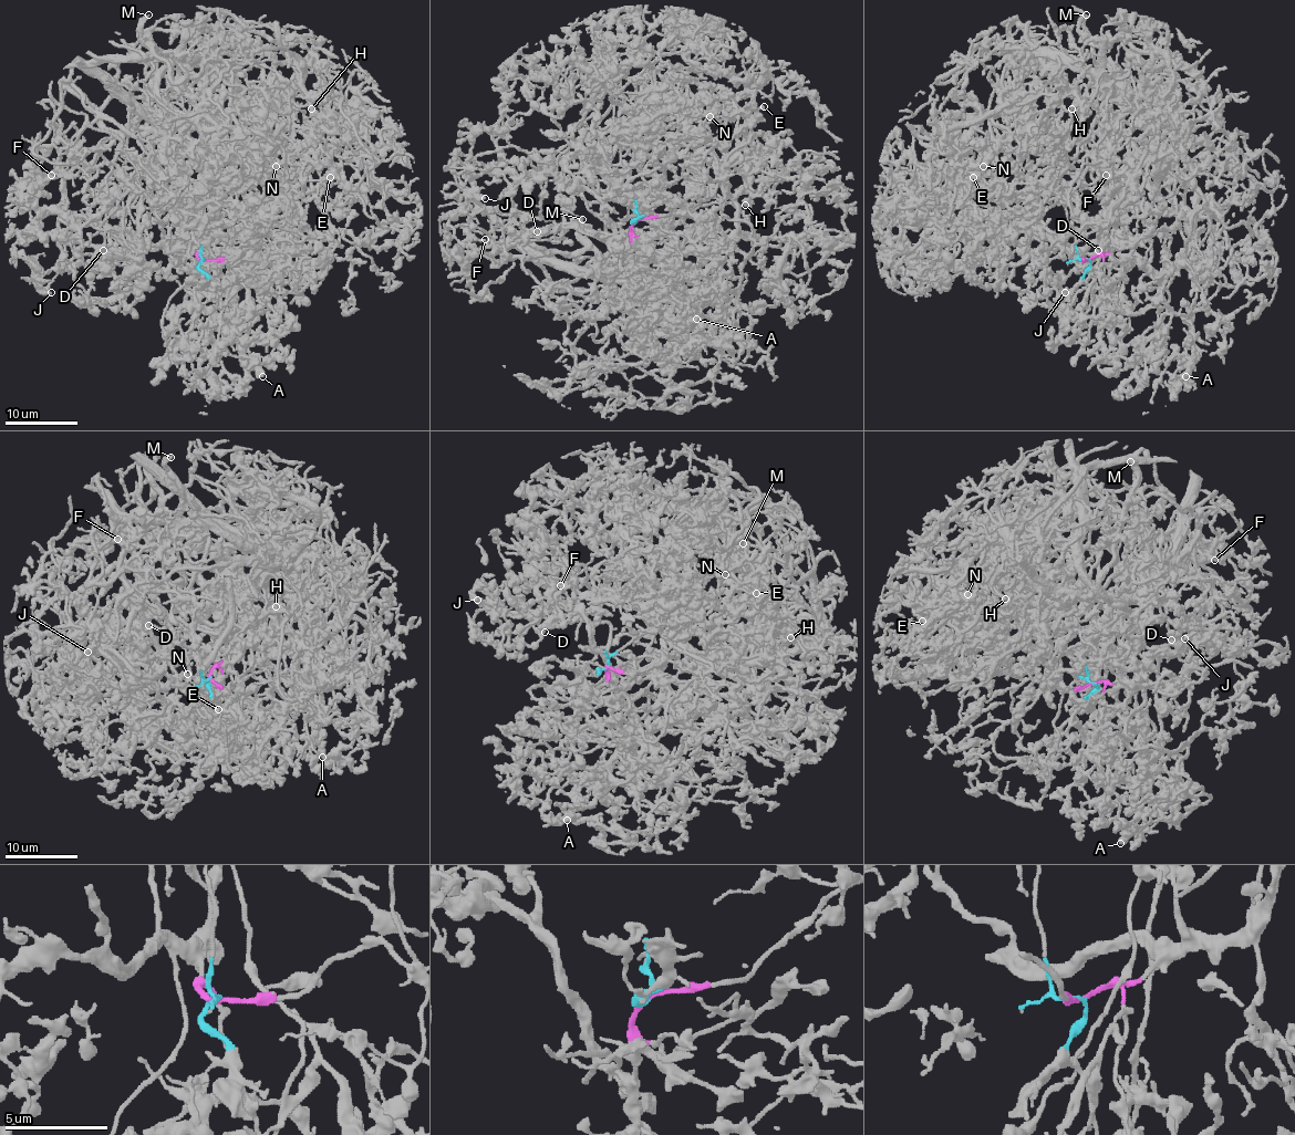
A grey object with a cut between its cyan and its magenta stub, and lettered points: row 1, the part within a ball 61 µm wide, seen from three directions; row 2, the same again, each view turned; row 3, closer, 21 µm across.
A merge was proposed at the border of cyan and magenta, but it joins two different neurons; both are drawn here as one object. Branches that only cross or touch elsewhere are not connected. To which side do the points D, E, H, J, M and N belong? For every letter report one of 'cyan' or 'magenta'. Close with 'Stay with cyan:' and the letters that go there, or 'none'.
D: magenta
E: cyan
H: cyan
J: magenta
M: magenta
N: cyan
Stay with cyan: E, H, N

